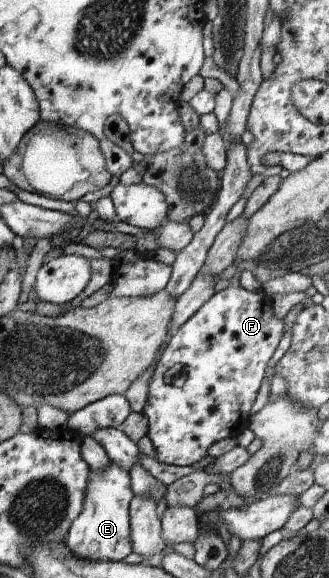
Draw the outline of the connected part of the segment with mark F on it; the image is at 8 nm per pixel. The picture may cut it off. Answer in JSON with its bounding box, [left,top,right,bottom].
[142,277,284,465]

